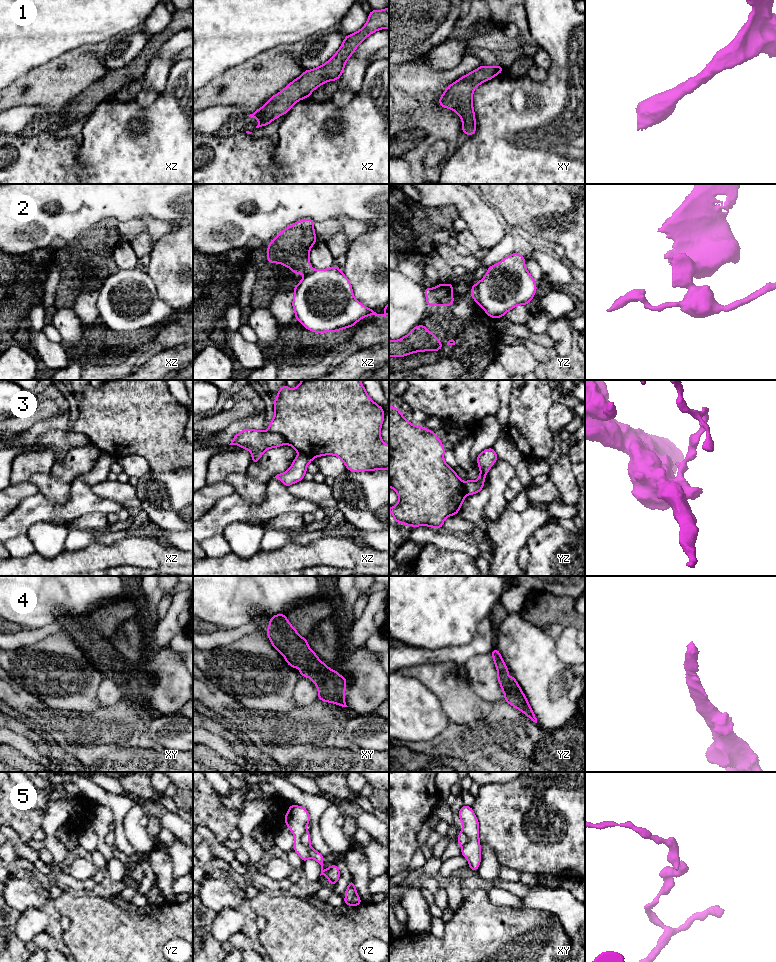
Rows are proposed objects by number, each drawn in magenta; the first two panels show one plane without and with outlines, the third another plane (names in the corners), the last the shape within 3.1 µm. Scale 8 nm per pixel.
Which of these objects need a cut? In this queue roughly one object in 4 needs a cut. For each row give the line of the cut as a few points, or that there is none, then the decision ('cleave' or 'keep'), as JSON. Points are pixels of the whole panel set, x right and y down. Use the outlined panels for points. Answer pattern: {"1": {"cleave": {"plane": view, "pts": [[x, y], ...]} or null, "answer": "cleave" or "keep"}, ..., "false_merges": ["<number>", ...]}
{"1": {"cleave": null, "answer": "keep"}, "2": {"cleave": {"plane": "yz", "pts": [[474, 285], [476, 300]]}, "answer": "cleave"}, "3": {"cleave": {"plane": "xz", "pts": [[268, 430], [279, 433], [286, 443]]}, "answer": "cleave"}, "4": {"cleave": null, "answer": "keep"}, "5": {"cleave": {"plane": "yz", "pts": [[306, 830], [302, 836], [302, 844], [310, 856]]}, "answer": "cleave"}, "false_merges": ["2", "3", "5"]}

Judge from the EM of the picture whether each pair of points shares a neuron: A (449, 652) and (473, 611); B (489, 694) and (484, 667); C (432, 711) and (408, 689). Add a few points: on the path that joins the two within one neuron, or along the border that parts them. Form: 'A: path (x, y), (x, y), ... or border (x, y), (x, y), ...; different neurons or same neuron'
A: border (474, 634), (467, 643), (443, 646), (430, 650); different neurons
B: path (487, 687), (484, 681), (484, 674); same neuron
C: path (426, 707), (414, 695); same neuron

